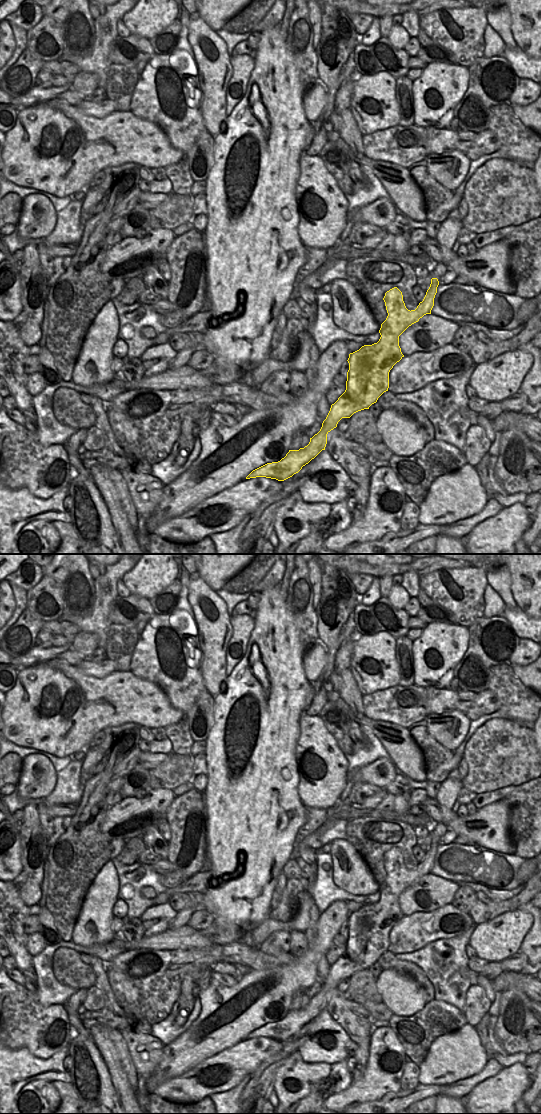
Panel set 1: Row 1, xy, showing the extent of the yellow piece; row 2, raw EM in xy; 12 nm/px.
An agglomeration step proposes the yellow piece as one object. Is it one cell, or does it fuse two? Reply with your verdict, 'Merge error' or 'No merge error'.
No merge error

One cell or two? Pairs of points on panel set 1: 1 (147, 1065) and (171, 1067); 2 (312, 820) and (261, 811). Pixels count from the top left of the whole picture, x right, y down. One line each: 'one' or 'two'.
1: two
2: two

